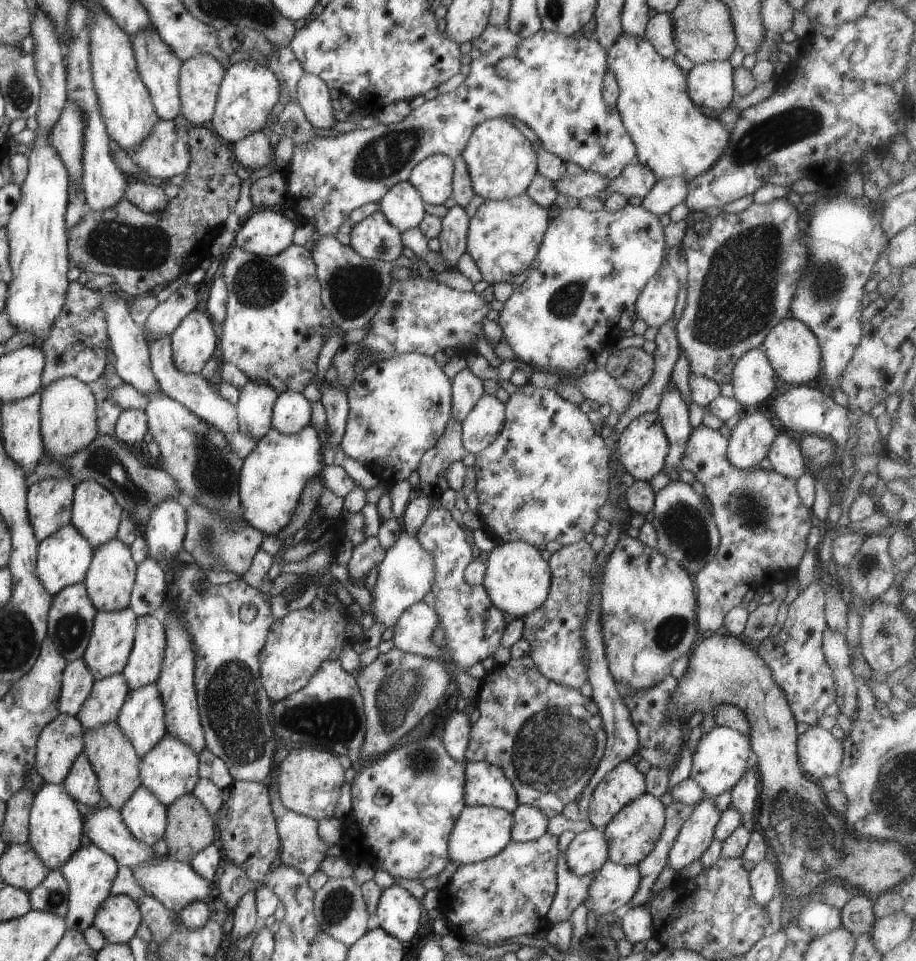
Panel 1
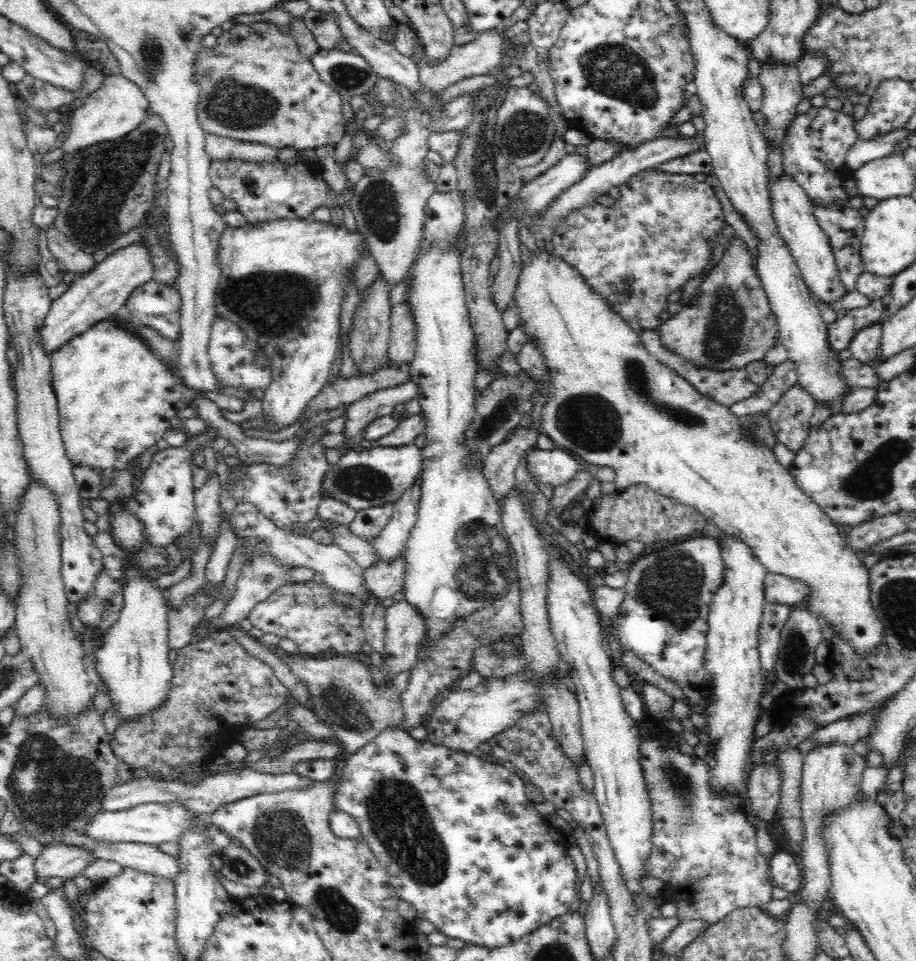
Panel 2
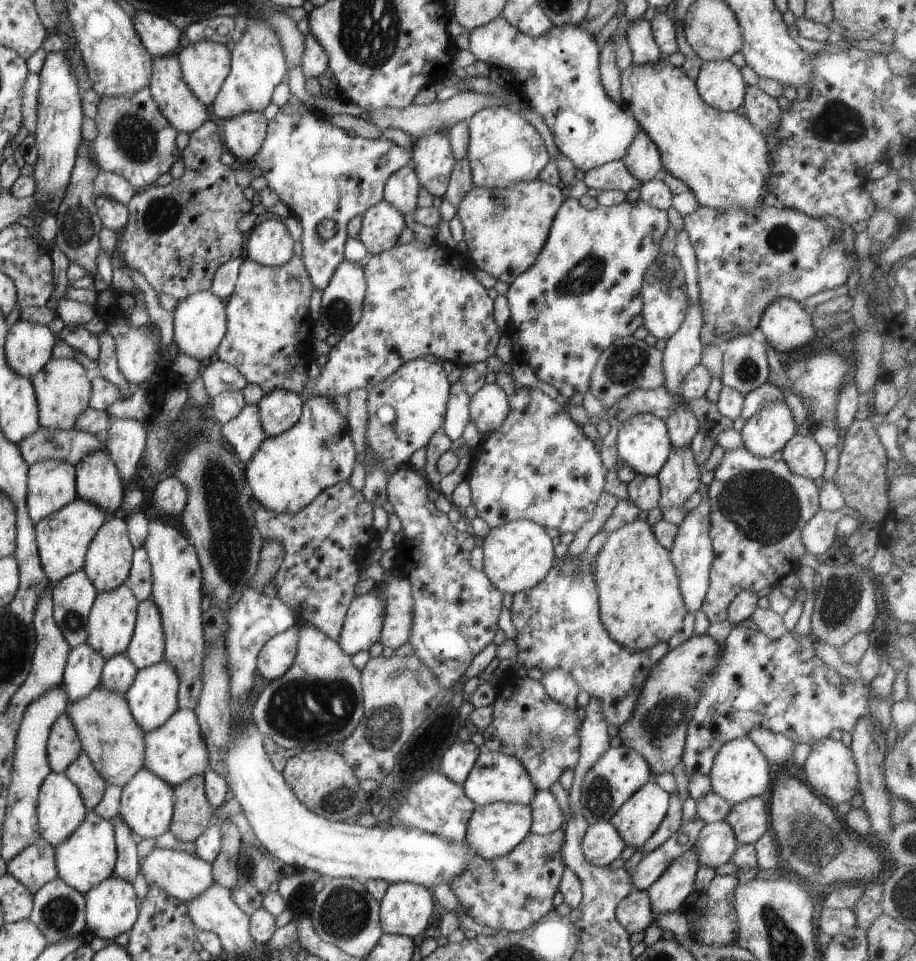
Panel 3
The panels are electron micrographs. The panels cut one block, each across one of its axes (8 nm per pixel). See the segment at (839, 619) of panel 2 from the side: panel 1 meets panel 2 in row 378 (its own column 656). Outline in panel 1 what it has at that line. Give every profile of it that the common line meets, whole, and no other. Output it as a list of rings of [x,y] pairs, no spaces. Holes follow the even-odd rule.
[[[623,531],[615,548],[609,554],[601,578],[599,600],[599,628],[607,658],[608,670],[618,687],[642,691],[651,688],[663,676],[670,674],[673,661],[689,653],[697,634],[696,600],[693,582],[687,572],[675,561],[663,557],[655,548],[630,538]]]

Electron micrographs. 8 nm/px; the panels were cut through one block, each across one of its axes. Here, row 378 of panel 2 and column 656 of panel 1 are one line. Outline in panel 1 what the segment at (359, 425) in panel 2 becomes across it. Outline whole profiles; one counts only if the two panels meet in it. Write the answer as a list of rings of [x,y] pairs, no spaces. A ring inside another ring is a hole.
[[[666,386],[656,409],[667,440],[667,455],[664,459],[663,474],[675,470],[681,465],[683,452],[687,446],[687,438],[692,429],[689,425],[688,406],[685,405],[680,392],[676,388]]]

